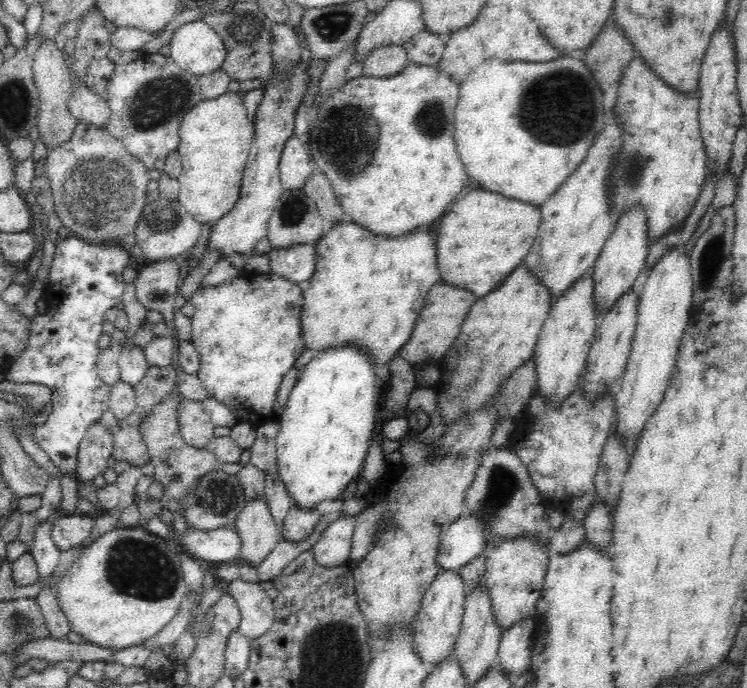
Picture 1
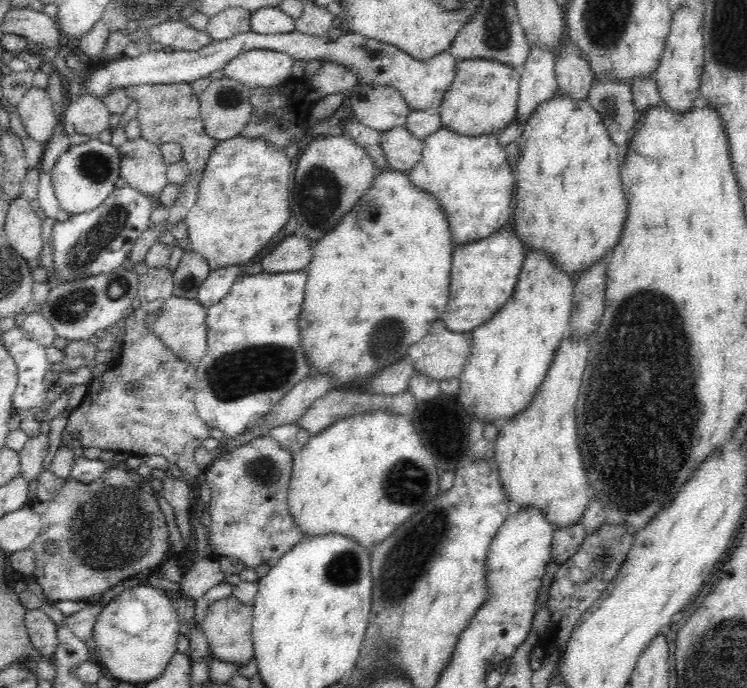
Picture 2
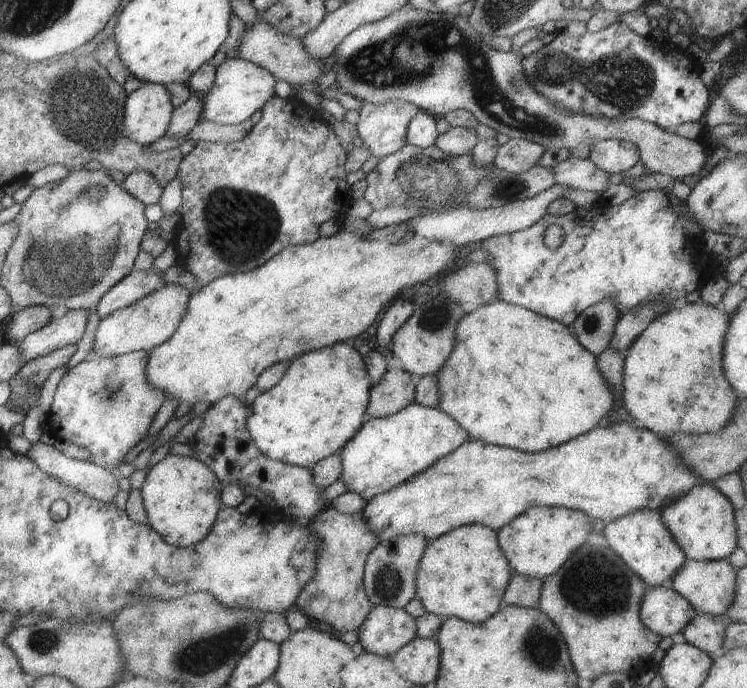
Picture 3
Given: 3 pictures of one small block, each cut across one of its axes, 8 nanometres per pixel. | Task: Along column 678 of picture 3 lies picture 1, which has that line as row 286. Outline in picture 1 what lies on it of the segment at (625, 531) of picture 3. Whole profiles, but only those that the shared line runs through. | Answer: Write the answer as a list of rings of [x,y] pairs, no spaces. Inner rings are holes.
[[[614,112],[610,118],[612,122],[603,126],[576,171],[568,176],[568,180],[564,180],[564,184],[552,197],[539,206],[541,220],[536,241],[523,262],[532,275],[540,279],[546,290],[550,291],[553,302],[584,273],[592,270],[606,240],[614,230],[606,186],[609,169],[613,168],[614,158],[622,144],[622,125],[616,121]]]

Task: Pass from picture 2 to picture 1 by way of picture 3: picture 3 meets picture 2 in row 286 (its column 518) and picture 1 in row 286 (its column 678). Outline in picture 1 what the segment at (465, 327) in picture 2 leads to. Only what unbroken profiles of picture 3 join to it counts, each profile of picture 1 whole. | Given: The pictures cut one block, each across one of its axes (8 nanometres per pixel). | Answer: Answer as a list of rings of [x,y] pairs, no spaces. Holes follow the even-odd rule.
[[[480,188],[452,202],[441,218],[436,232],[436,246],[437,267],[440,268],[442,280],[481,297],[498,288],[526,258],[536,241],[541,210],[539,206],[508,199]]]

